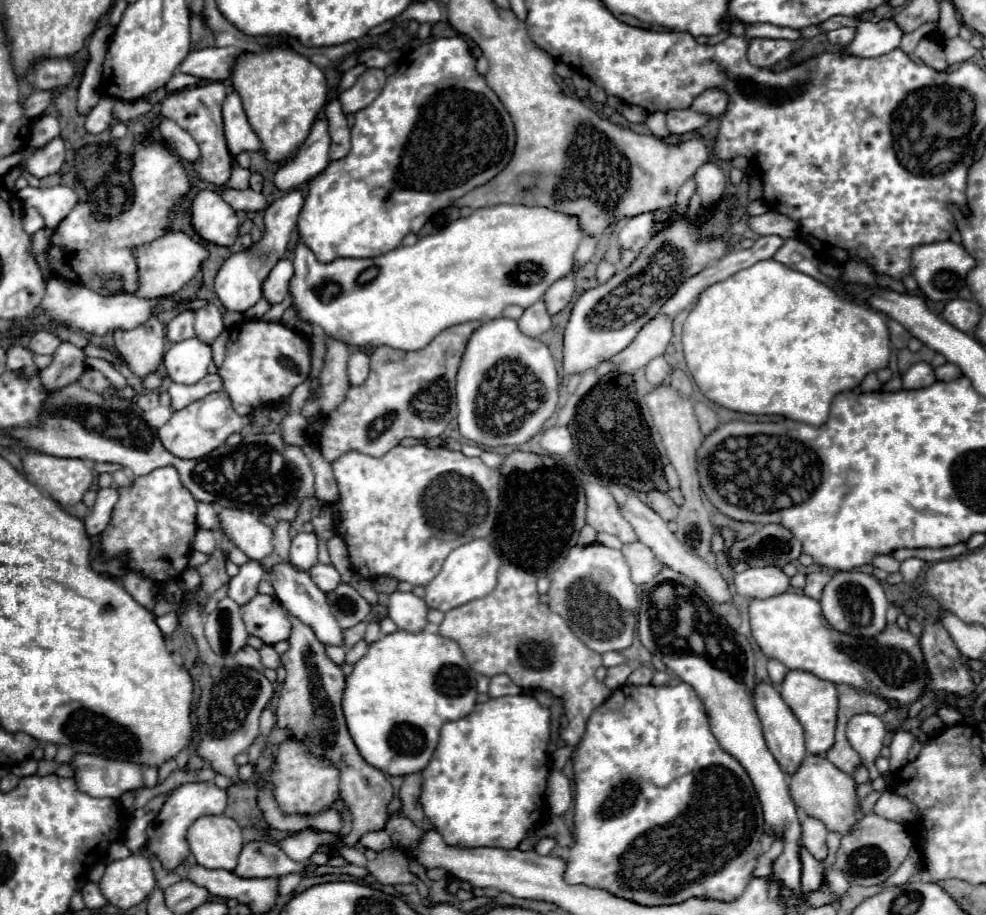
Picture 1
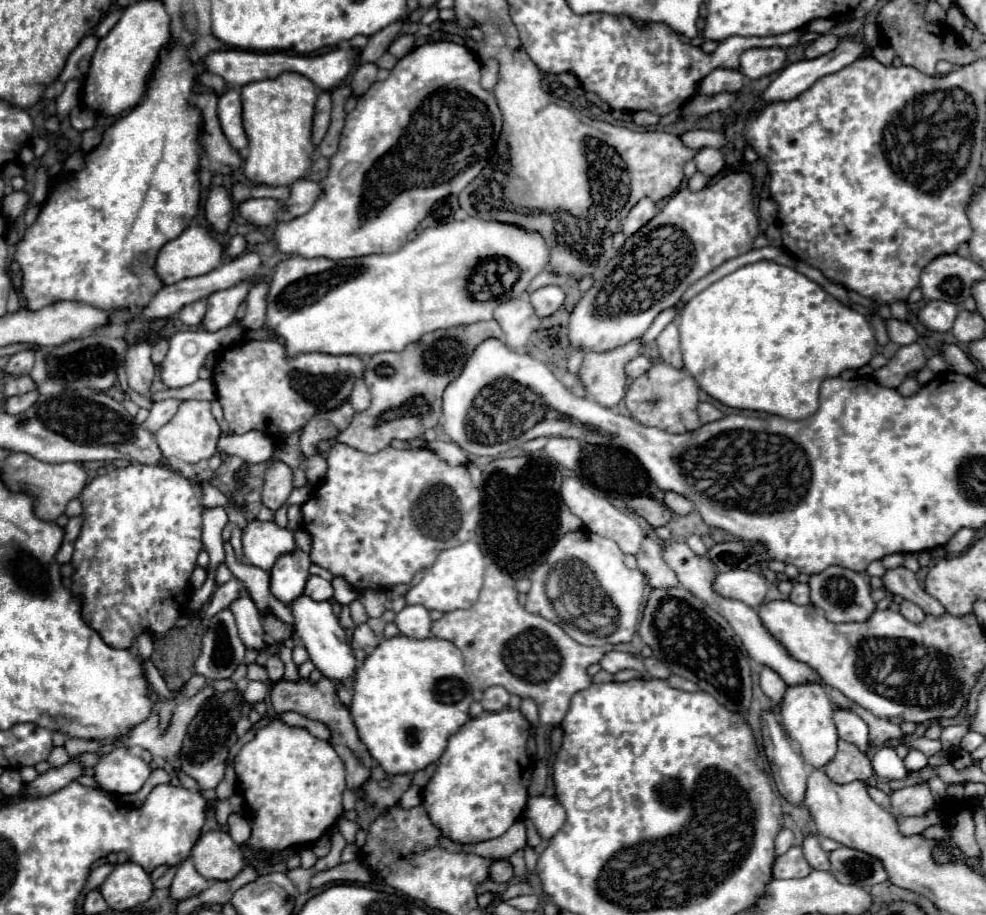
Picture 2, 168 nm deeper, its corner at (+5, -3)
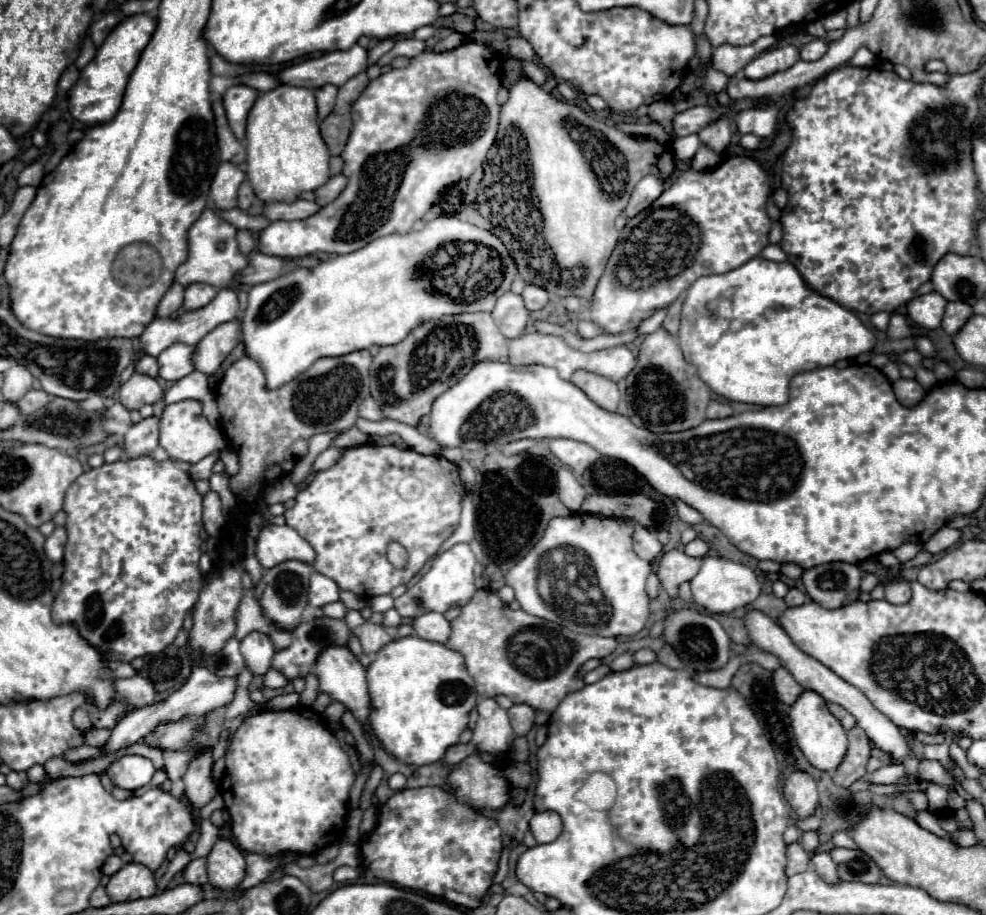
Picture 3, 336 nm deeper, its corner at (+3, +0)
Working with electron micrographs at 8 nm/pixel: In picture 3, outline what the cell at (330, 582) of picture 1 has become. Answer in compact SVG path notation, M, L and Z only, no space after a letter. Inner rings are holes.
M313 572L311 586L309 586L309 604L315 608L321 608L321 606L325 606L329 602L337 602L337 600L339 600L339 586L331 578L327 578L319 572Z

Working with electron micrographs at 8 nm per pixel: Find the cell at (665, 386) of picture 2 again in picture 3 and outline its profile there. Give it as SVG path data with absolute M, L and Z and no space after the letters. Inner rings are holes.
M665 328L647 334L639 346L635 368L627 374L629 420L655 434L683 432L705 420L705 408L711 400L709 386L697 376L697 368L683 358L677 338Z

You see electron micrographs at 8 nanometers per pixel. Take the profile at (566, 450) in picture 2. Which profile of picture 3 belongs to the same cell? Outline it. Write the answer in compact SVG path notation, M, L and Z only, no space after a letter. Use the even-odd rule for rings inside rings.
M553 438L549 440L549 448L575 474L583 474L587 468L591 468L601 458L597 450L589 448L583 442L569 440L569 438Z

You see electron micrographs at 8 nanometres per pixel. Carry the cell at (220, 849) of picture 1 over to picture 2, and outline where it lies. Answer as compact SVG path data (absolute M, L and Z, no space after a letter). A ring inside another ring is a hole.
M215 829L199 837L191 861L205 879L233 879L245 865L243 851L227 831Z

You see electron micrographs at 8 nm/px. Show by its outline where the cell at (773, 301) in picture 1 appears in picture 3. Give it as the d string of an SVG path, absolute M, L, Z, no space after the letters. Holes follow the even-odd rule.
M761 256L751 258L731 272L699 278L687 290L681 316L679 344L685 358L697 368L699 378L727 400L757 406L785 404L789 398L789 380L797 372L831 366L845 358L857 358L875 346L873 332L865 328L851 310L809 290L793 264L773 262Z

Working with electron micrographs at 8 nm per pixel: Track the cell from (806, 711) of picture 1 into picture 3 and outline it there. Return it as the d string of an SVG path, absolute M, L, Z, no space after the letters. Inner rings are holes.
M805 690L797 702L791 706L791 726L793 726L793 734L795 734L795 740L801 748L801 752L805 754L805 758L819 770L835 770L841 762L843 762L843 756L847 752L847 732L845 728L841 726L841 722L827 710L827 704L825 700L821 700L821 696L817 696L817 692L809 692Z

